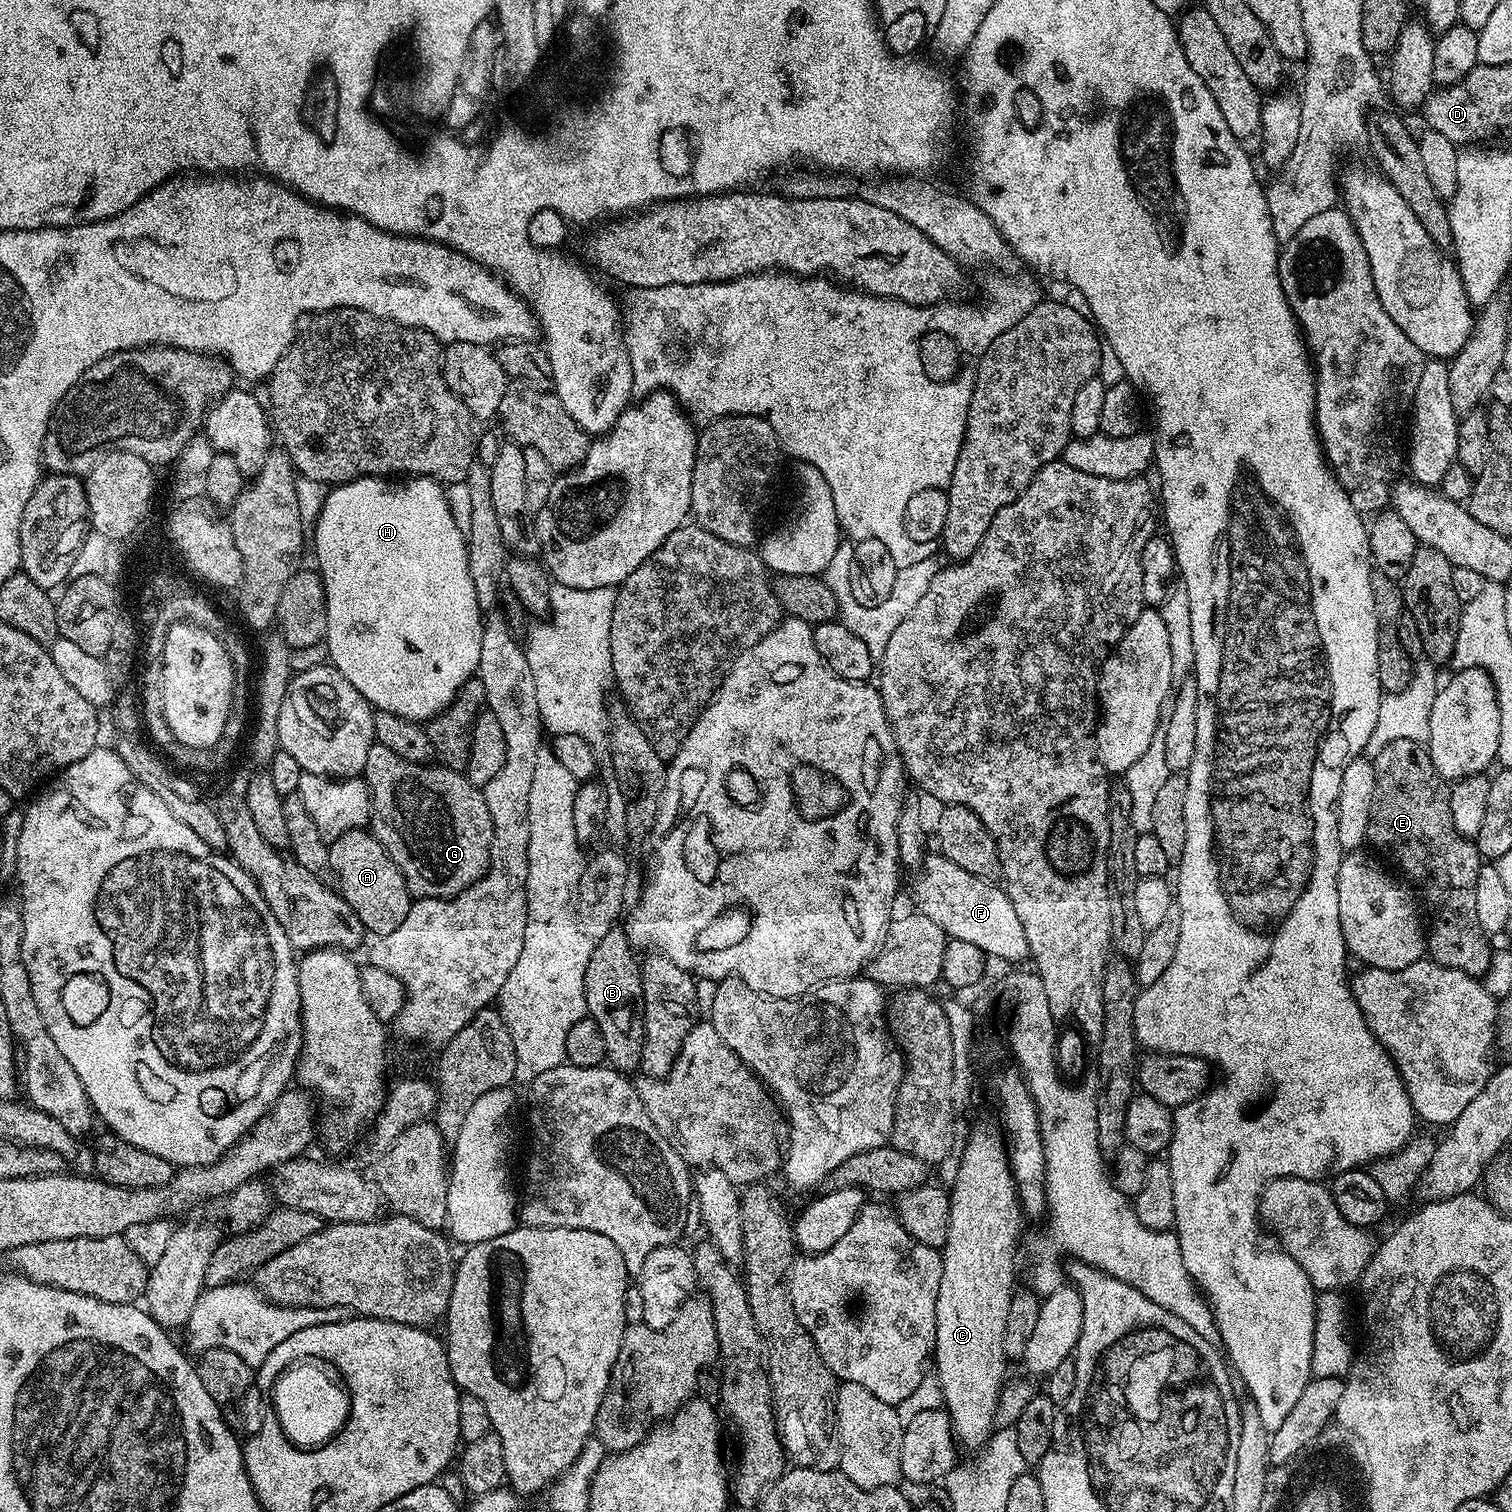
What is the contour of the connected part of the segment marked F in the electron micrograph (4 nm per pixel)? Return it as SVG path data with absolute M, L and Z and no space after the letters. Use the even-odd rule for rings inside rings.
M939 854L925 856L922 874L916 877L912 884L915 911L942 926L949 938L971 942L991 959L993 956L996 960L1009 960L1012 964L1029 959L1026 930L1022 930L1022 922L1018 922L1018 914L1014 914L1012 900L999 883L996 885L992 880L970 874L962 870L962 866L950 862L950 858Z

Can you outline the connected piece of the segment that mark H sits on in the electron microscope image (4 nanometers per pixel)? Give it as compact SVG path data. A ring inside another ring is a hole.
M360 476L356 480L348 480L344 484L335 485L325 495L324 505L322 510L318 514L314 527L310 532L310 548L316 551L316 564L322 582L324 583L324 589L326 590L326 626L328 627L328 634L326 637L326 643L328 645L328 659L331 667L335 668L337 672L342 674L342 678L346 678L346 682L350 682L350 686L354 686L354 690L358 690L358 694L362 694L362 698L366 698L368 703L372 705L373 709L382 712L393 712L398 714L402 718L407 720L414 720L417 722L427 722L432 719L433 716L437 716L440 712L445 712L450 706L450 702L458 694L458 690L465 682L468 681L471 676L480 667L480 651L482 650L482 630L484 629L485 619L482 617L482 611L478 604L478 598L475 596L474 583L470 580L470 569L467 566L467 548L468 542L466 539L466 533L462 530L458 530L458 522L454 522L454 514L450 514L450 506L448 505L448 493L442 487L442 484L437 480L432 480L426 476L414 476L411 478L381 478L378 476Z

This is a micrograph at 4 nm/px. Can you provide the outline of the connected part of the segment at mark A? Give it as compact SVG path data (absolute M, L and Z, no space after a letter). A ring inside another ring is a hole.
M355 828L331 841L328 846L328 866L331 875L336 875L335 883L340 895L350 910L358 914L365 930L375 932L374 936L379 938L402 926L402 918L406 918L412 909L414 897L402 878L402 870L398 870L382 842L378 842L371 831Z

